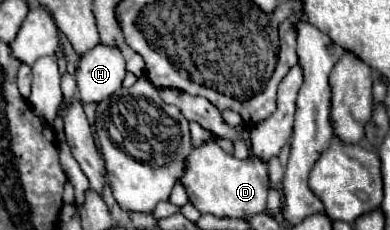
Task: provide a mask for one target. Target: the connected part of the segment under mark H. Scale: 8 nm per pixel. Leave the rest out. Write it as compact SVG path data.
M96 45L88 51L76 71L80 103L100 103L122 87L126 75L124 57L116 47Z

